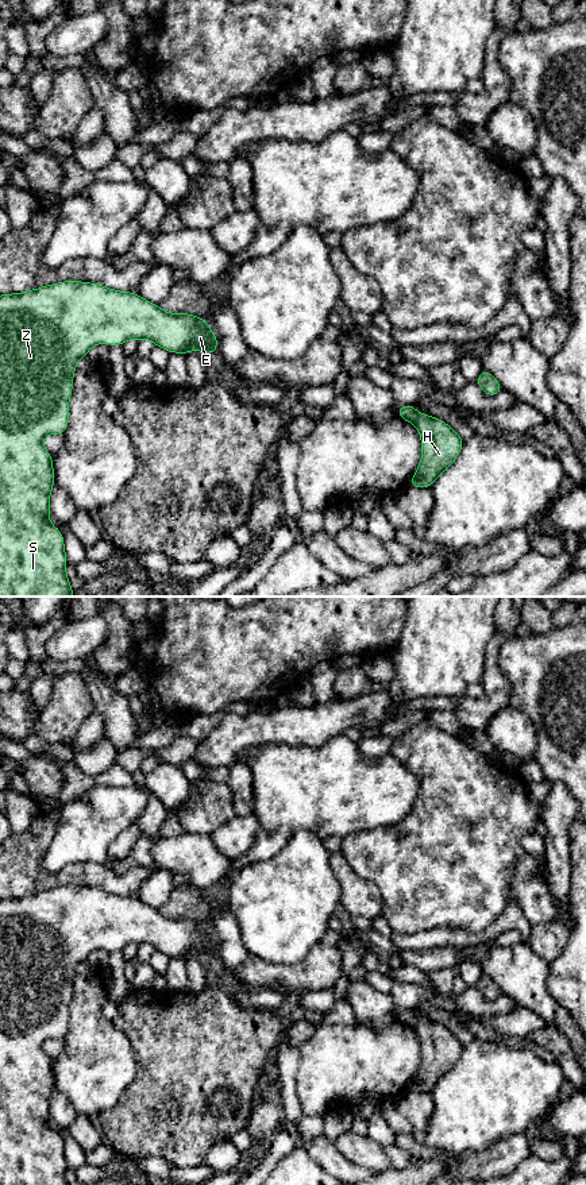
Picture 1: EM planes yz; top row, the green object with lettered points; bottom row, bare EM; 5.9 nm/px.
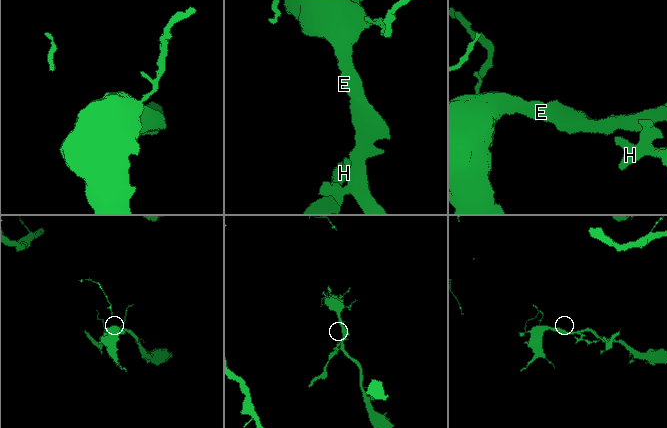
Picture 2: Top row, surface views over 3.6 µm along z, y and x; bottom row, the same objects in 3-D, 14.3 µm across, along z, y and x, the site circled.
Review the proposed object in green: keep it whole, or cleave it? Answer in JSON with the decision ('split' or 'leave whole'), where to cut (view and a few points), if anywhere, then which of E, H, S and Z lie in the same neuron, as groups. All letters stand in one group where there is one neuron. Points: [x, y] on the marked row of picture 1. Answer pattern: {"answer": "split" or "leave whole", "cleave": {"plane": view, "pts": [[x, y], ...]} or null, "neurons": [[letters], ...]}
{"answer": "leave whole", "cleave": null, "neurons": [["E", "H", "S", "Z"]]}

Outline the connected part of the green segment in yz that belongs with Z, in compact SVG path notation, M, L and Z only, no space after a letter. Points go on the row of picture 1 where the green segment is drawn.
M63 281L23 293L0 294L0 597L74 597L66 576L63 534L50 521L54 480L53 456L45 449L47 435L63 435L77 362L96 346L124 346L130 339L151 340L169 354L193 350L217 352L217 336L205 319L167 313L138 293L108 289L101 283Z

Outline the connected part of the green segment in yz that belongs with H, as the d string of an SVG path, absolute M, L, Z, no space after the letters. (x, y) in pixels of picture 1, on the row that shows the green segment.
M400 405L397 417L413 424L421 439L423 455L409 486L431 487L452 466L464 440L446 421L419 413L413 405Z

